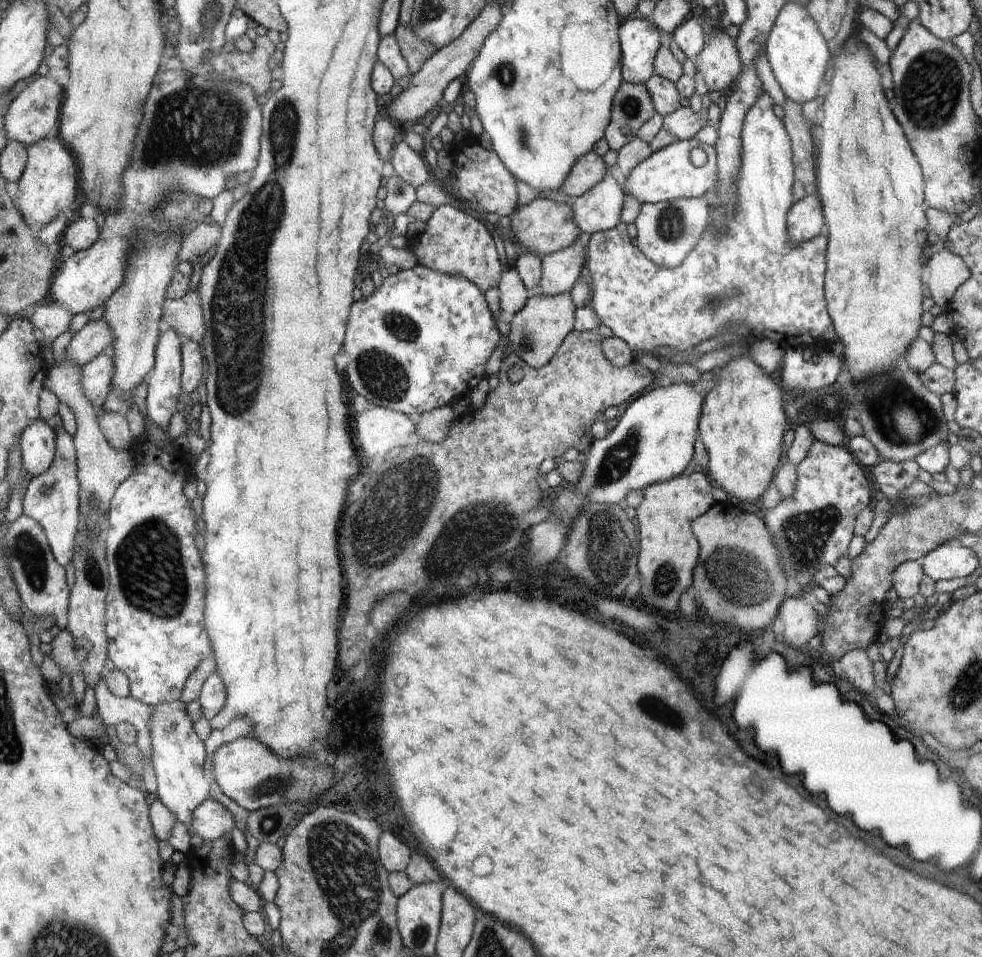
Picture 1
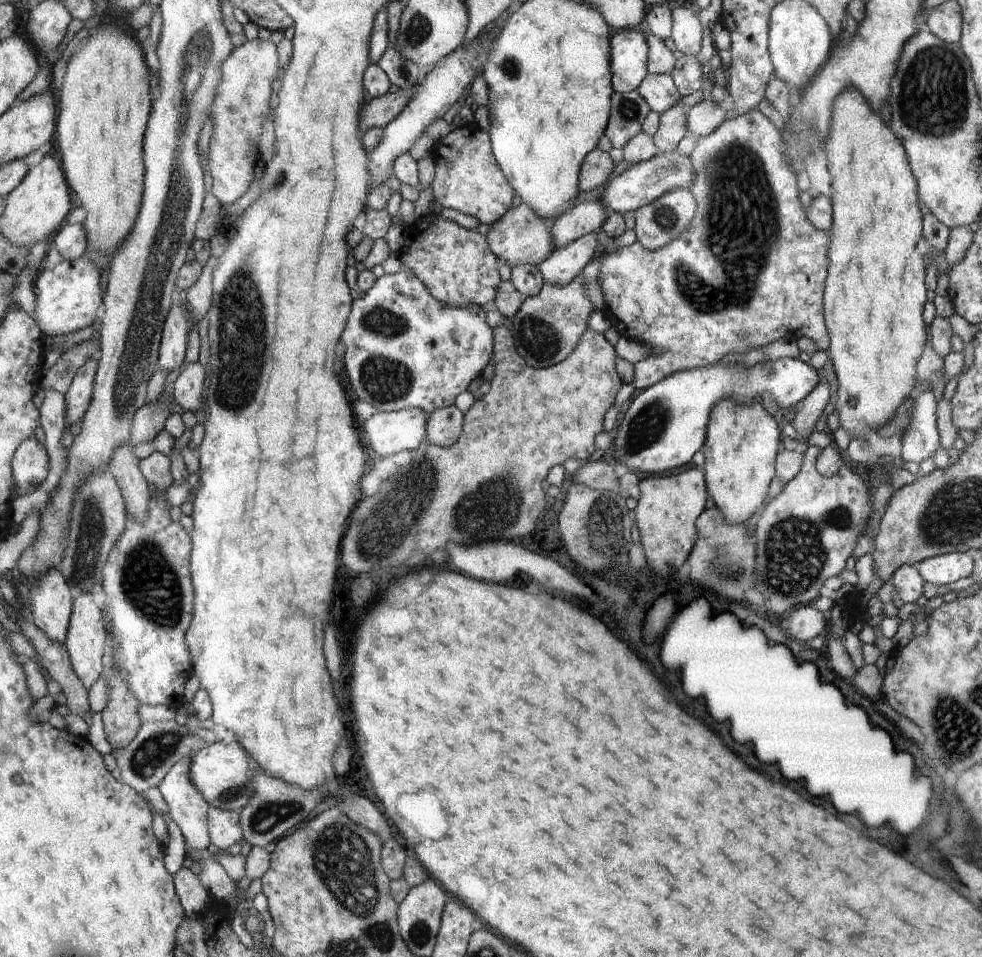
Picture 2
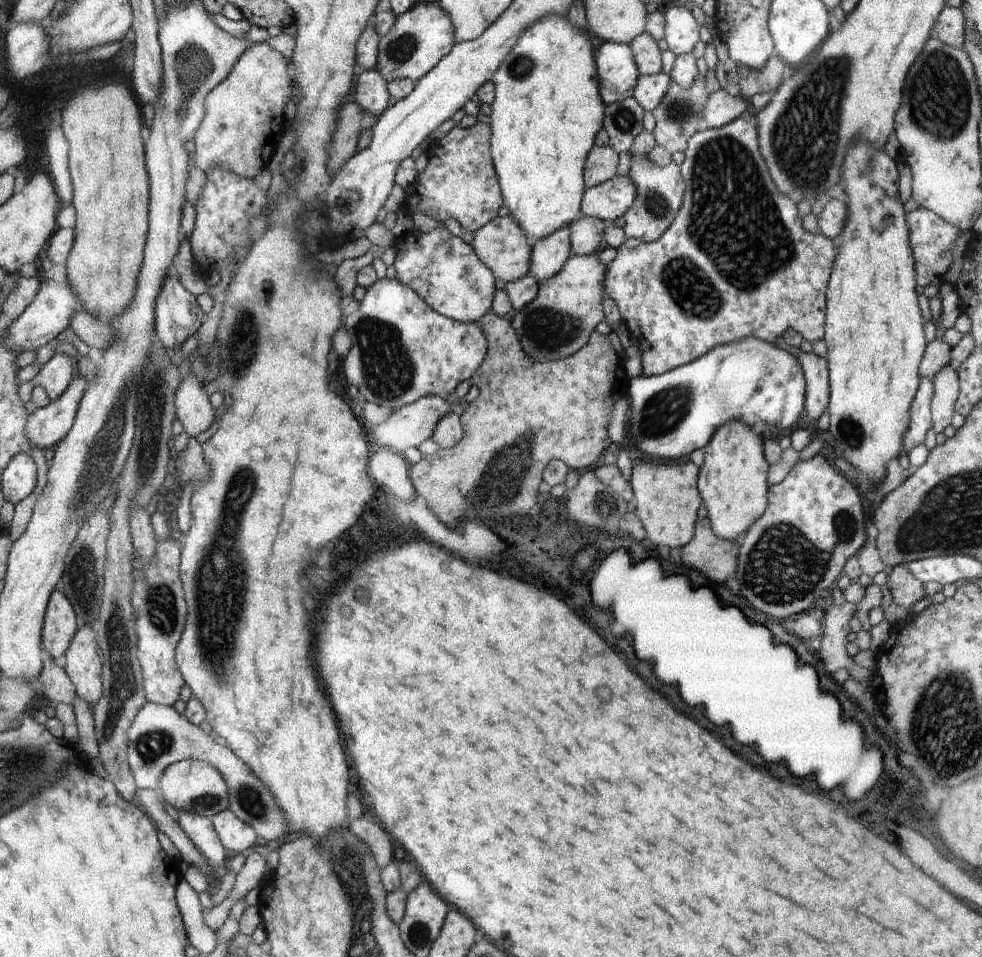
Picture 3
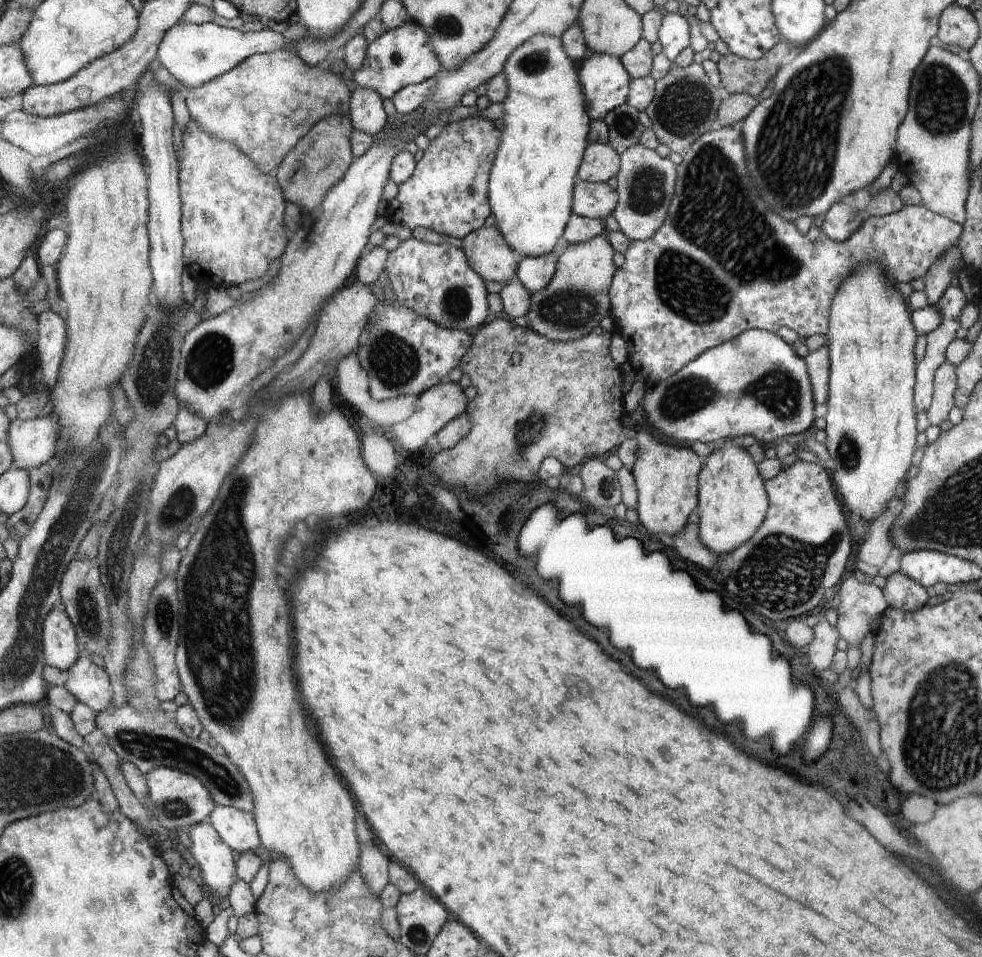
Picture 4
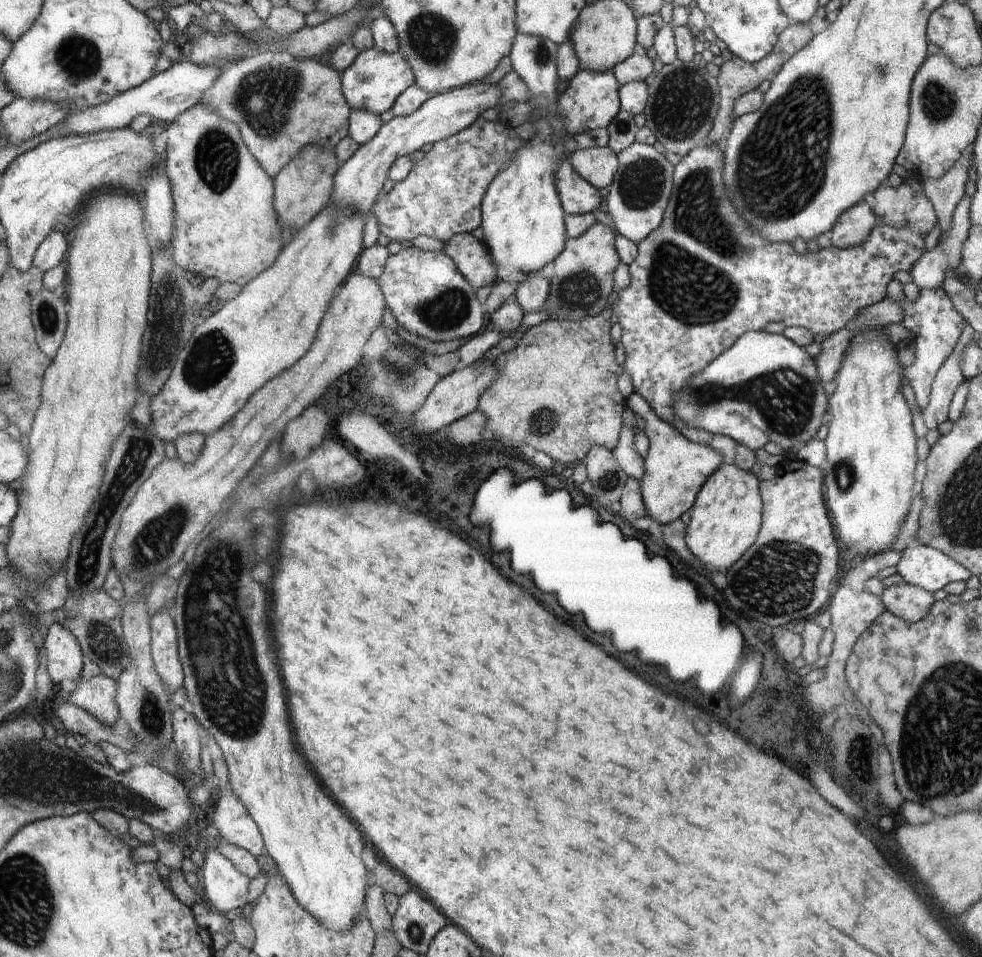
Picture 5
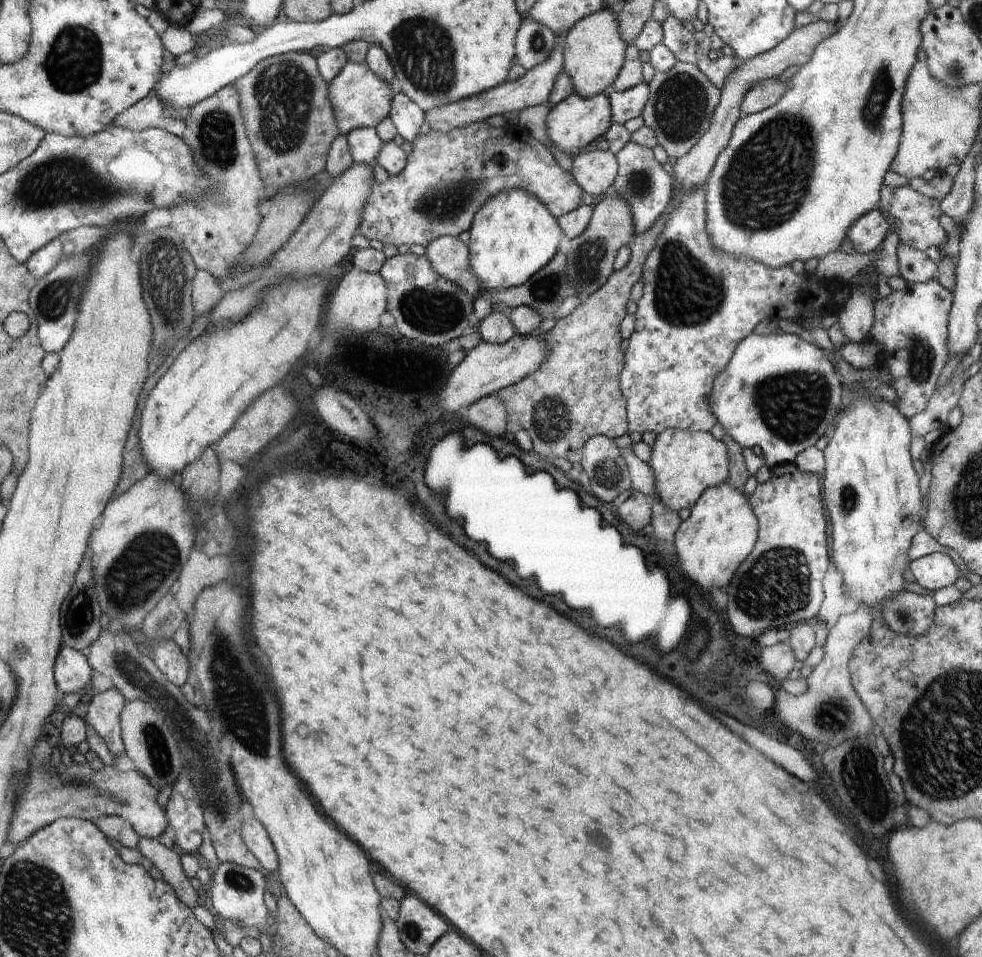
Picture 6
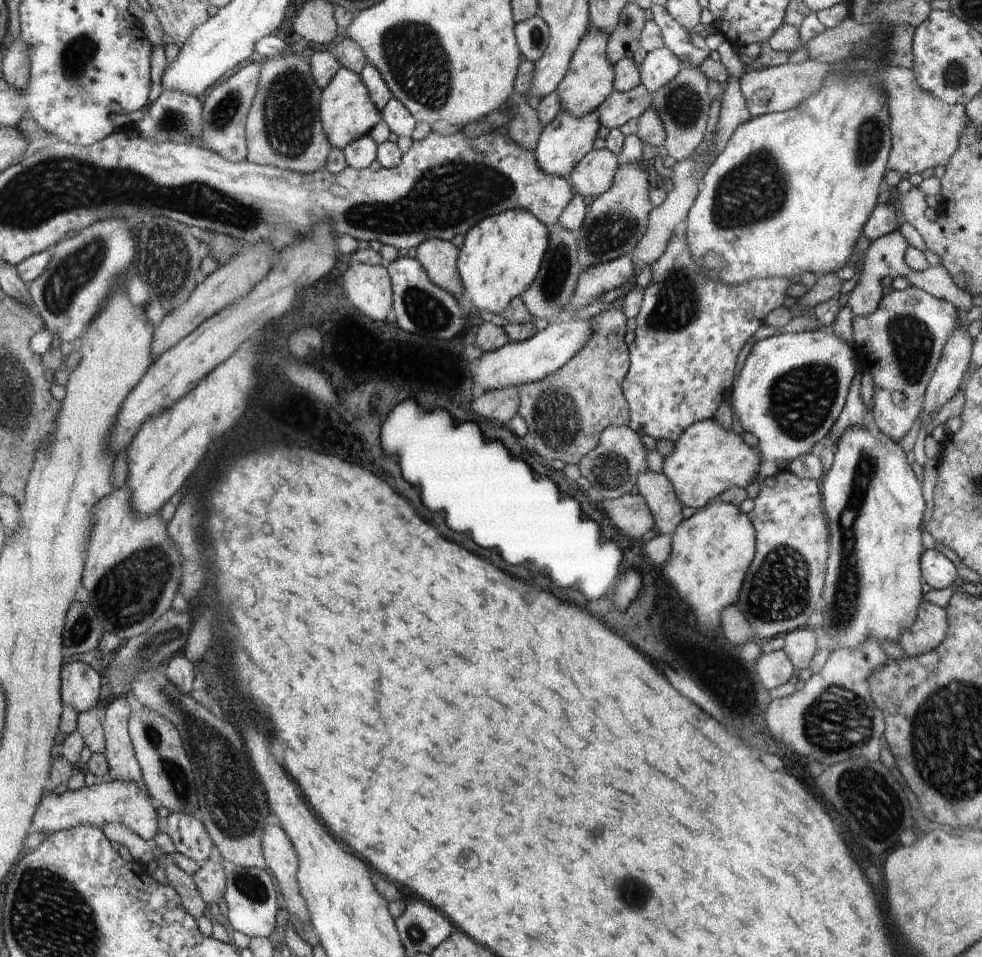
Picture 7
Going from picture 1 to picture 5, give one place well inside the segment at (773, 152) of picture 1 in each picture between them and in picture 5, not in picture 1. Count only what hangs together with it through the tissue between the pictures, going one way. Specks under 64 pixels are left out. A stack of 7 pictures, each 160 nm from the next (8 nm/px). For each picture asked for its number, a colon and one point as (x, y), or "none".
2: (749, 270)
3: (736, 262)
4: (782, 279)
5: (699, 282)

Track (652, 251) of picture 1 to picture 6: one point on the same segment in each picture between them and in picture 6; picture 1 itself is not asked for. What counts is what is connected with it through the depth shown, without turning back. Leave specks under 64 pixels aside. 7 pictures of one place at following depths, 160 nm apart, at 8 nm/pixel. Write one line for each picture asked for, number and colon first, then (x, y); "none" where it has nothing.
2: (656, 224)
3: (660, 190)
4: (645, 184)
5: (638, 197)
6: (640, 180)

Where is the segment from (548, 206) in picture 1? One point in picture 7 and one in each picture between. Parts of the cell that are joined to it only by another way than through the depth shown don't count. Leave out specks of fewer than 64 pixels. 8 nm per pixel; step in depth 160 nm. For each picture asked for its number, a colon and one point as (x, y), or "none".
2: (521, 237)
3: (501, 245)
4: (486, 251)
5: (472, 258)
6: (449, 257)
7: (439, 258)

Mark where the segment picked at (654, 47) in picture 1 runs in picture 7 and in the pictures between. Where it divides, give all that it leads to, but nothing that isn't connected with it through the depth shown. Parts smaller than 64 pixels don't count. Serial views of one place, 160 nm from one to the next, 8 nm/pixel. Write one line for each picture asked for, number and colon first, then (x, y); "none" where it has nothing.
2: (628, 50)
3: (617, 72)
4: (604, 82)
5: (592, 102)
6: (572, 124)
7: (567, 139)

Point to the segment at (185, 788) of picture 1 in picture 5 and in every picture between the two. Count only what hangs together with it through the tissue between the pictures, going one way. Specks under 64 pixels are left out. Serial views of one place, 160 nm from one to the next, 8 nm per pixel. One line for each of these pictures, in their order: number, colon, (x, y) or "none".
2: (188, 808)
3: (199, 829)
4: (218, 872)
5: (227, 889)

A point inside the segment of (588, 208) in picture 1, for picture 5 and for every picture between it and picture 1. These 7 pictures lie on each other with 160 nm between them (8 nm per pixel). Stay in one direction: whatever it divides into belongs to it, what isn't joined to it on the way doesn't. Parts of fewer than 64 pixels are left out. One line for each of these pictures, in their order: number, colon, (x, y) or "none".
2: (582, 219)
3: (548, 256)
4: (535, 273)
5: (531, 296)

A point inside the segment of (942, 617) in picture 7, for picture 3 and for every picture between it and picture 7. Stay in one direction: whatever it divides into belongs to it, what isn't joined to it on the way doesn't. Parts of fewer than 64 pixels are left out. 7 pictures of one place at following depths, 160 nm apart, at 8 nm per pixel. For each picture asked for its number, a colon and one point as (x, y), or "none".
3: (906, 589)
4: (901, 592)
5: (911, 603)
6: (907, 613)

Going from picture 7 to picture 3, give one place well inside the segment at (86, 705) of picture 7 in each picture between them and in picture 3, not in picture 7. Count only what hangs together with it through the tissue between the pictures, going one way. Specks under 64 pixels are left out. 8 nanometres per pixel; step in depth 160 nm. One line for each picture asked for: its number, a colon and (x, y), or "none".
3: (60, 623)
4: (60, 647)
5: (64, 659)
6: (72, 672)

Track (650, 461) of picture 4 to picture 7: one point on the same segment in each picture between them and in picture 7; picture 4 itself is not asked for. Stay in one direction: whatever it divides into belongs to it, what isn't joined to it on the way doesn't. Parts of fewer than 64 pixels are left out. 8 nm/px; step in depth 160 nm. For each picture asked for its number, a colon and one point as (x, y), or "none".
5: (675, 469)
6: (684, 464)
7: (706, 460)

